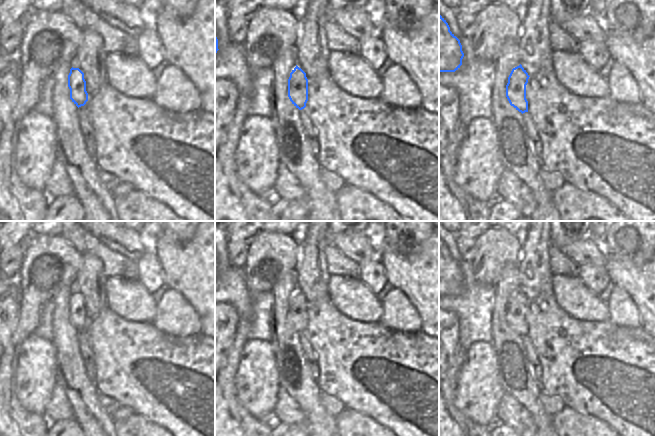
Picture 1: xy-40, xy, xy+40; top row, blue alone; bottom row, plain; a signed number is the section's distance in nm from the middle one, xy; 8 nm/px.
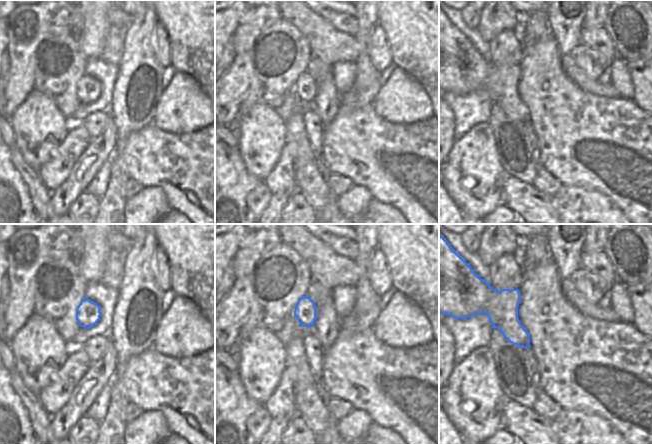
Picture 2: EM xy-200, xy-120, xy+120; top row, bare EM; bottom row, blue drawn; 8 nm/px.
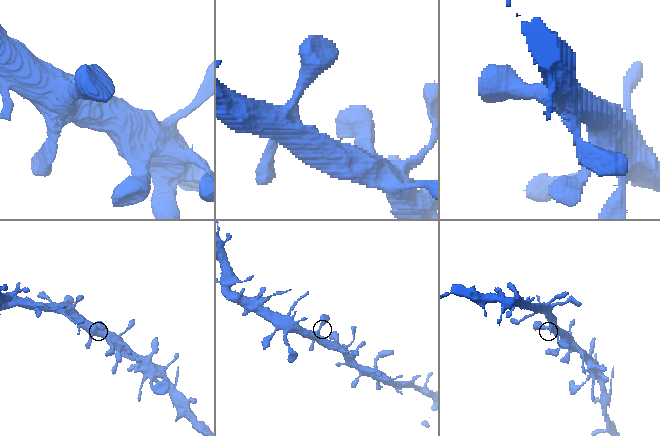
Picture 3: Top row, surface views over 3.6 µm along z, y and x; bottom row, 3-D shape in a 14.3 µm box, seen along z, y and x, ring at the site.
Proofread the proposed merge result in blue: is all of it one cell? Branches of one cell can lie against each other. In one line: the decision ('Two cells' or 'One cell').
One cell

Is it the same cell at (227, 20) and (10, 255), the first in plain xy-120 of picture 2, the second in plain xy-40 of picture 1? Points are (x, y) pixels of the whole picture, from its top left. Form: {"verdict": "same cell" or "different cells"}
{"verdict": "different cells"}

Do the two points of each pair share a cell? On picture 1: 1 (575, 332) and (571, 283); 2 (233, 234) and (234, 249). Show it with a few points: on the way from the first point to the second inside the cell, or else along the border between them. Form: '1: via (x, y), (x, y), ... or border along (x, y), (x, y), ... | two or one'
1: border along (556, 302), (569, 315), (577, 319), (597, 322) | two
2: border along (248, 240), (228, 242) | two

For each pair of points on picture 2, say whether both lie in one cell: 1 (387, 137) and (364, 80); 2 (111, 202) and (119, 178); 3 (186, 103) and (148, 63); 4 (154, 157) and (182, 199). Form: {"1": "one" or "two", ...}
{"1": "two", "2": "one", "3": "two", "4": "one"}

